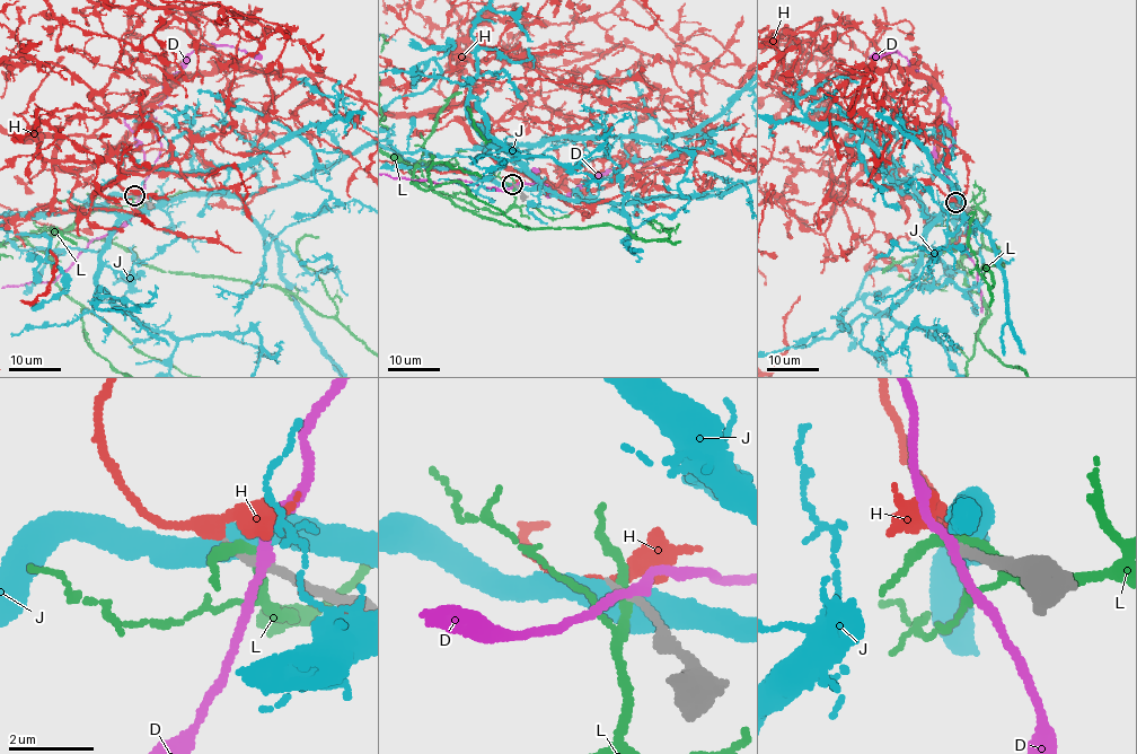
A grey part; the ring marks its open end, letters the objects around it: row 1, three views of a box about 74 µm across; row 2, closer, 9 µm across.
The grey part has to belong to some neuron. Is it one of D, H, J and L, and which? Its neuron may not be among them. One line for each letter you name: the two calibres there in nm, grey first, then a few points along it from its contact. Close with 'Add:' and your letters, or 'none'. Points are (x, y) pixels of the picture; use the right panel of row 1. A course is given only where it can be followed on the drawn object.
H: Thickness 180 nm (grey) against 320 nm
Add: H

